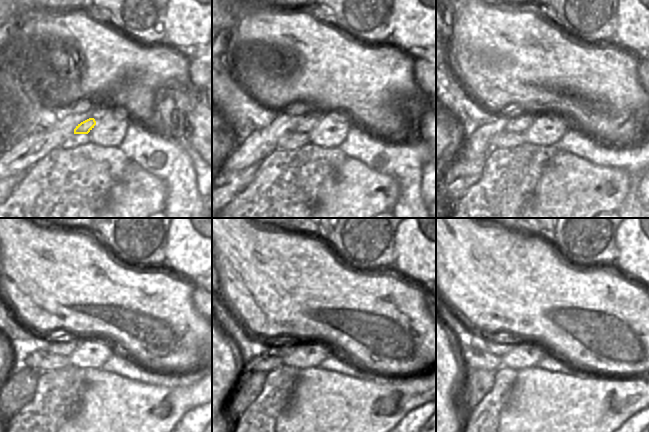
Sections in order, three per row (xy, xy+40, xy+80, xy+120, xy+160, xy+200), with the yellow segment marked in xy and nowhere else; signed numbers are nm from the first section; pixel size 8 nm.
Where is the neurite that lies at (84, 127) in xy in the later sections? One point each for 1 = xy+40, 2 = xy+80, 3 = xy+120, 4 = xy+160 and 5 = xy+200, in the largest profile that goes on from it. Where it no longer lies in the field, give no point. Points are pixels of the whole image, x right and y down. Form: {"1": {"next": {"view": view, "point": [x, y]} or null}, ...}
{"1": {"next": {"view": "xy+40", "point": [304, 126]}}, "2": {"next": {"view": "xy+80", "point": [520, 122]}}, "3": {"next": {"view": "xy+120", "point": [60, 347]}}, "4": {"next": {"view": "xy+160", "point": [280, 349]}}, "5": {"next": {"view": "xy+200", "point": [495, 346]}}}

